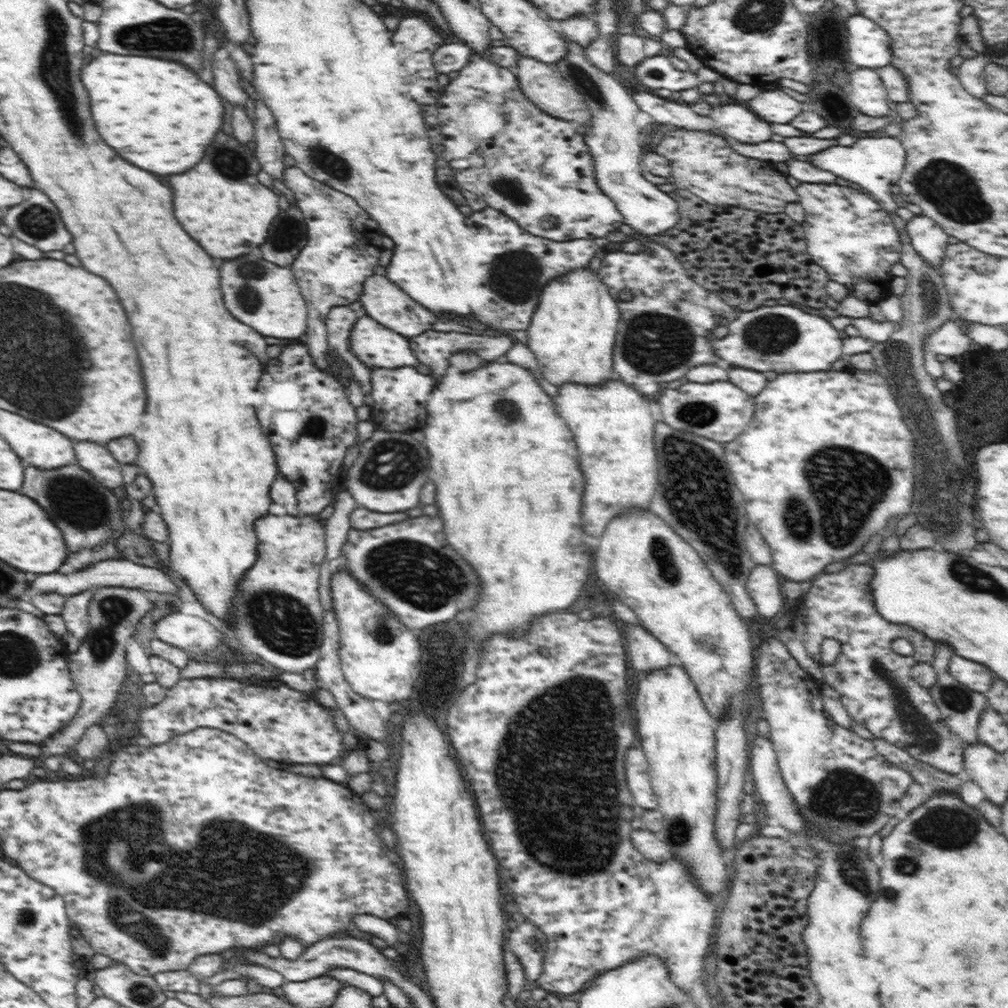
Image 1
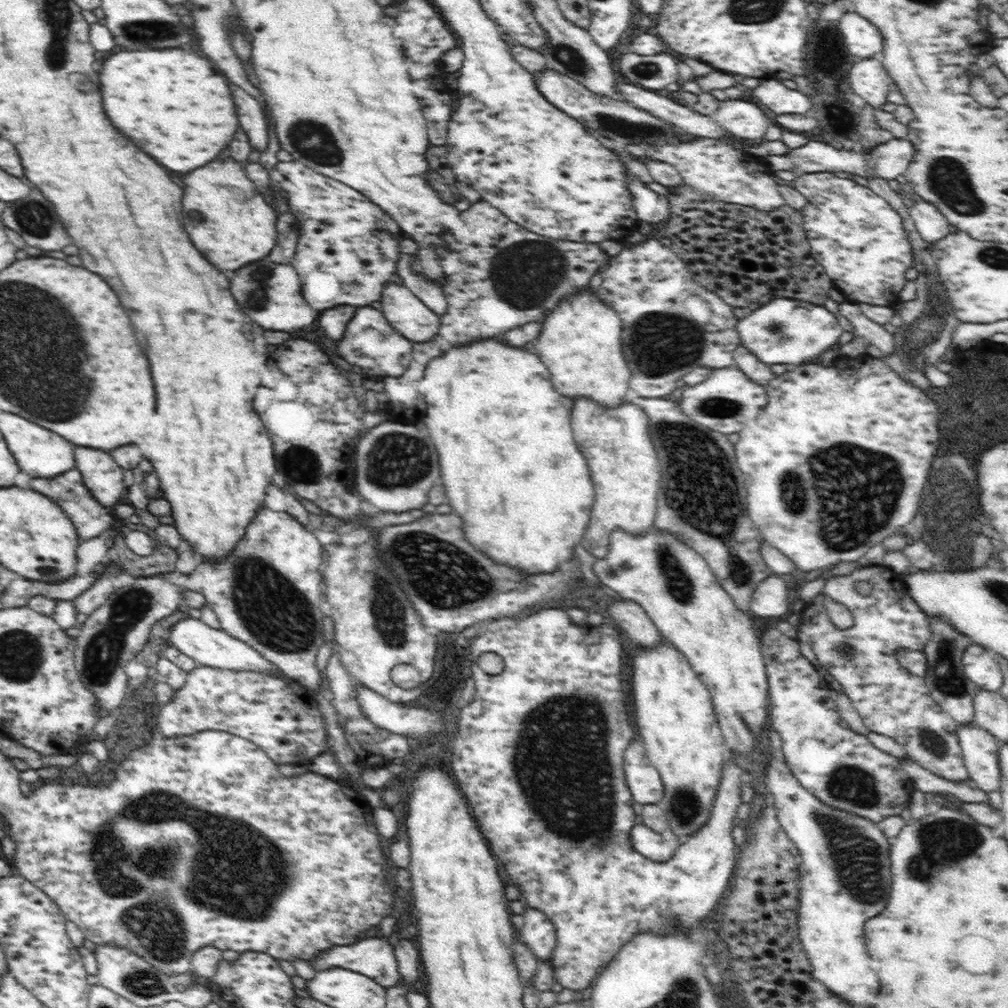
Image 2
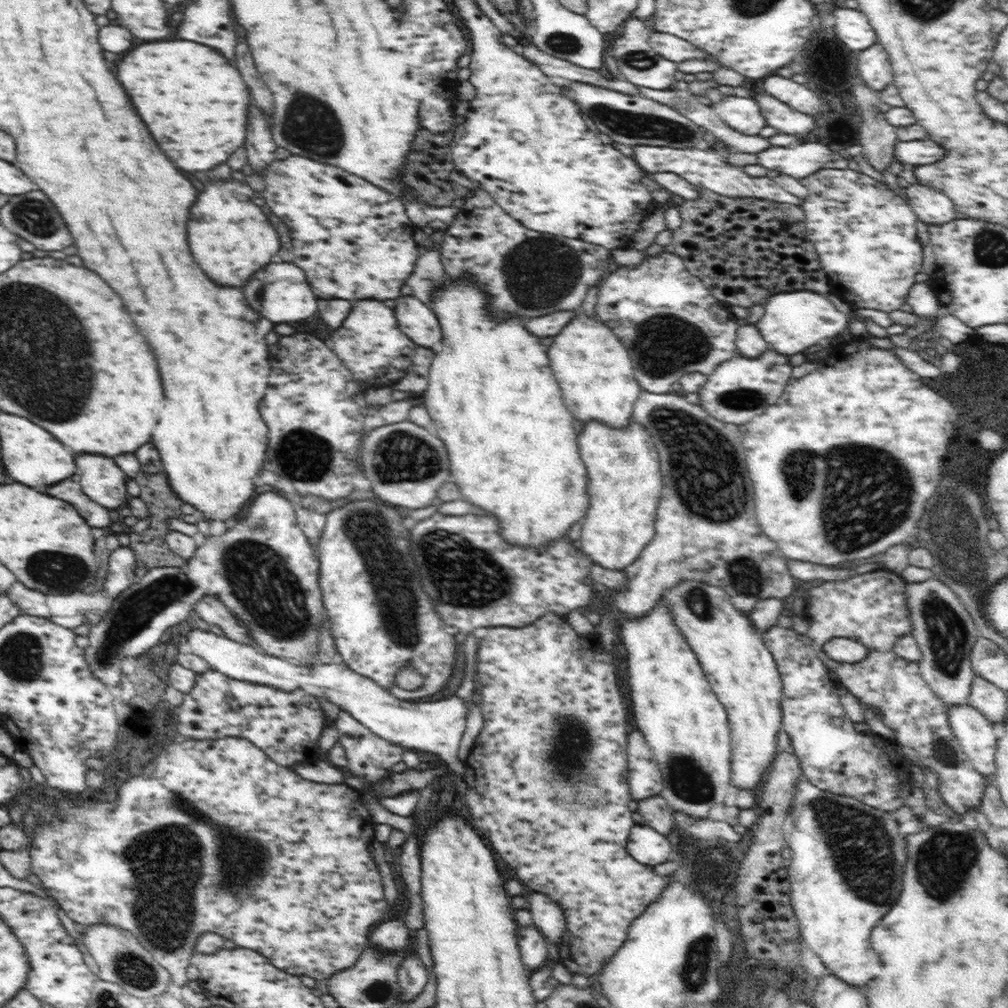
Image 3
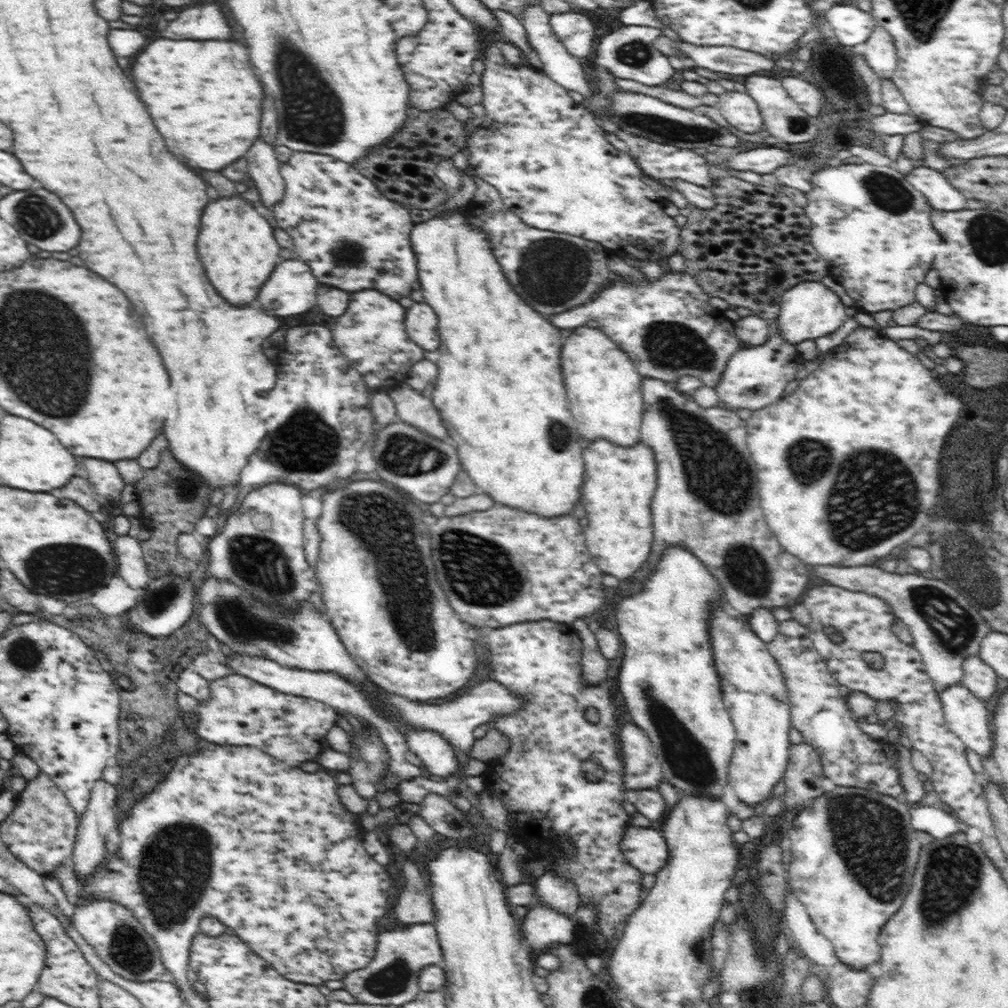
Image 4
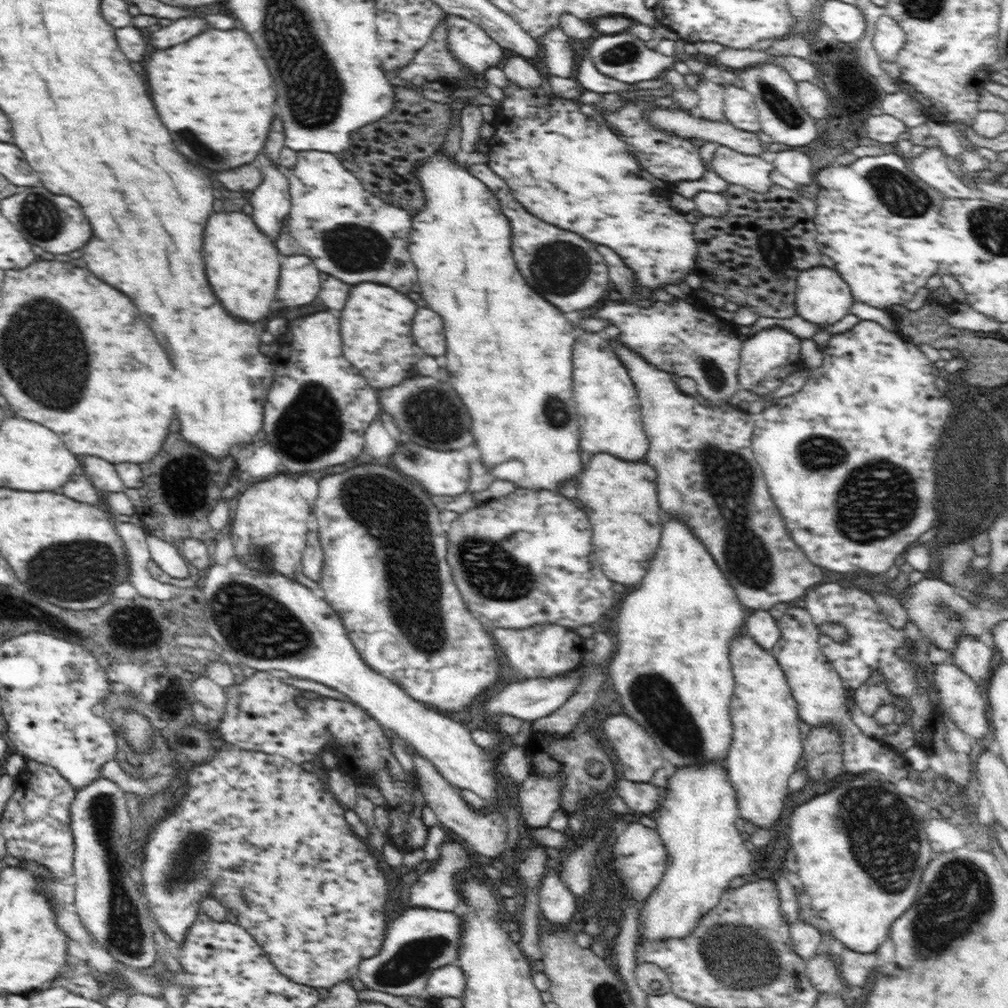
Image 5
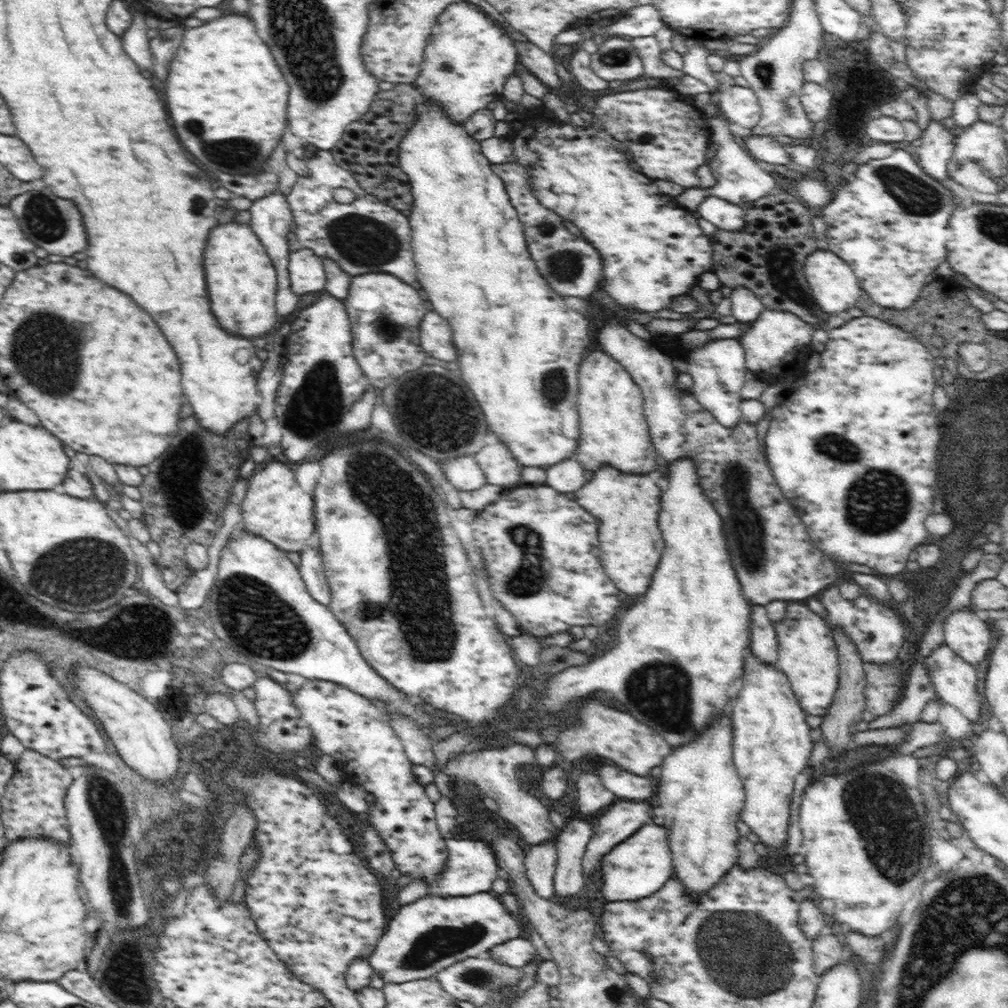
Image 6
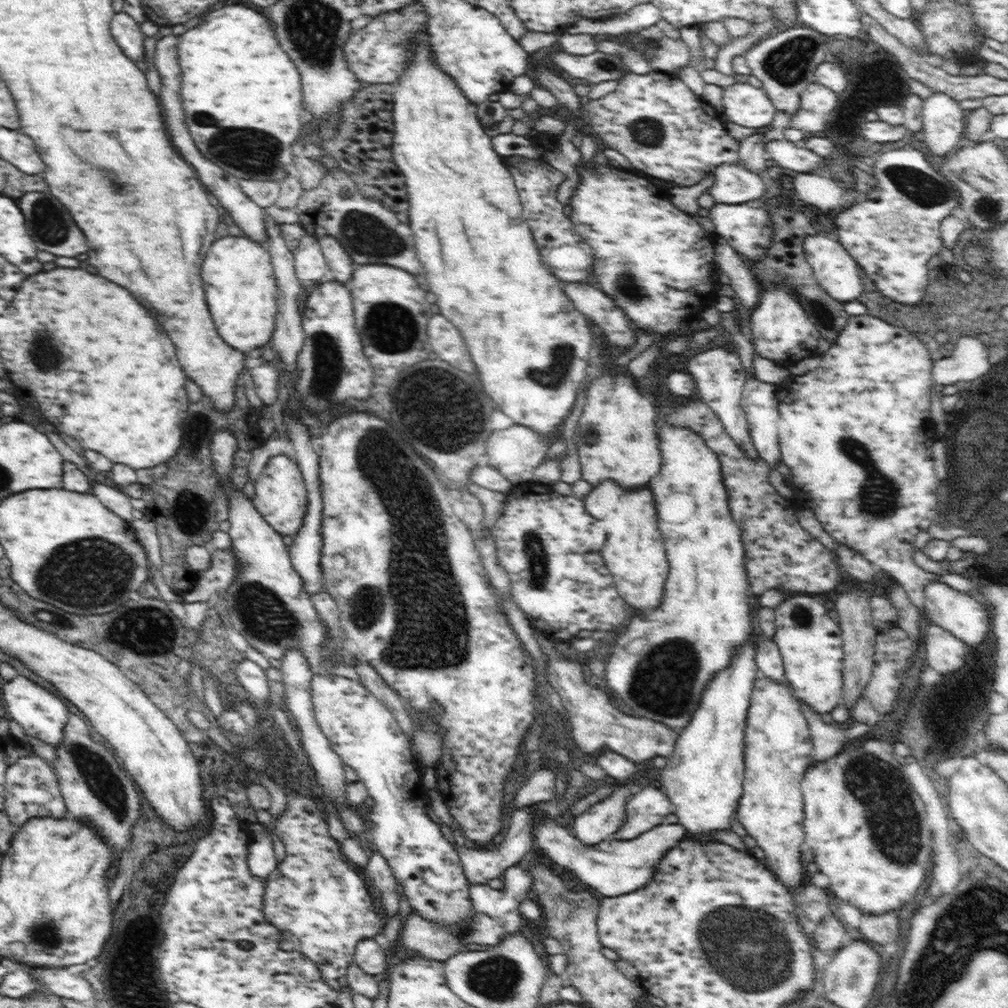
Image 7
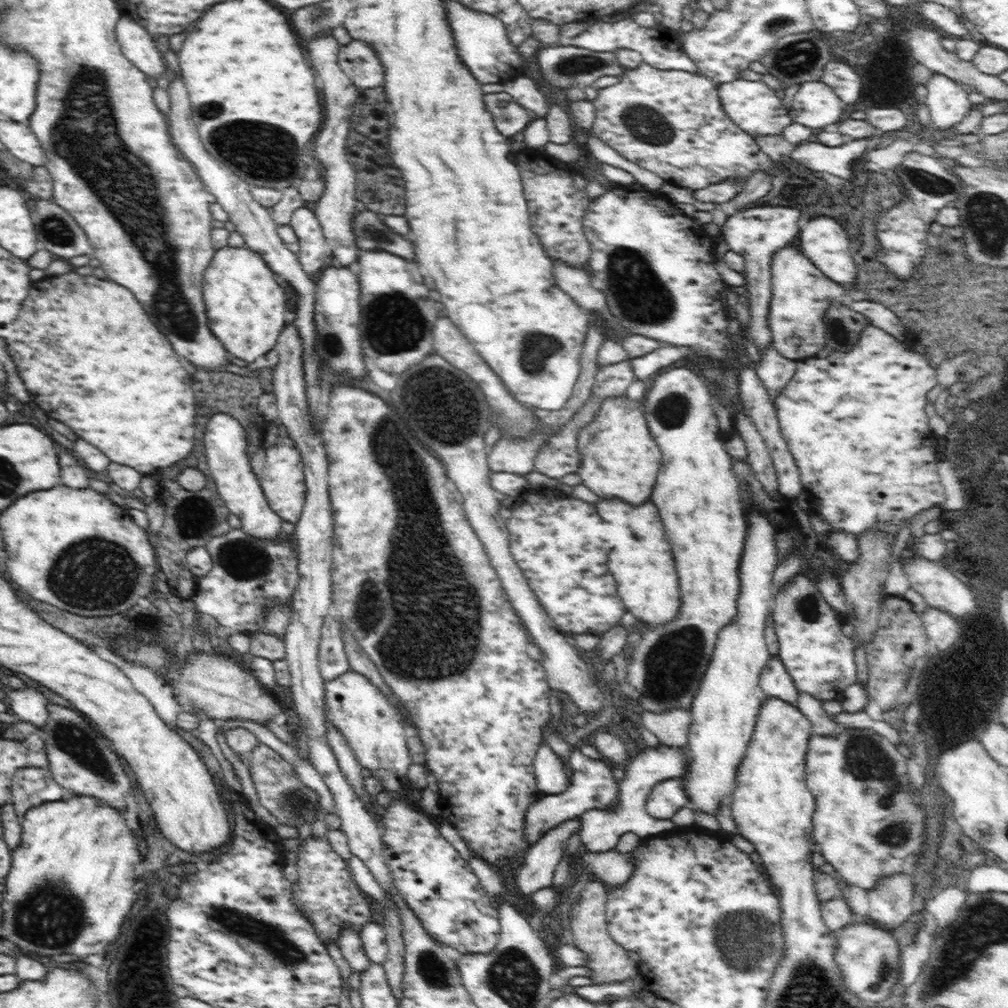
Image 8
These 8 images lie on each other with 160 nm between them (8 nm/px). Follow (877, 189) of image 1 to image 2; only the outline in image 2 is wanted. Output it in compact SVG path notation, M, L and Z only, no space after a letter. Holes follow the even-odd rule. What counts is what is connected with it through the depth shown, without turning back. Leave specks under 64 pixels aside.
M812 139L804 144L803 147L790 149L788 154L770 155L762 160L767 163L770 171L788 170L788 172L794 172L797 176L819 172L849 172L863 176L866 179L880 177L880 179L889 181L894 179L902 180L907 166L912 162L912 158L914 158L914 152L916 152L914 145L906 139L893 139L878 144L878 146L870 148L870 150L862 150L859 152L854 151L854 149L836 149L828 145L828 143L818 142L818 140Z

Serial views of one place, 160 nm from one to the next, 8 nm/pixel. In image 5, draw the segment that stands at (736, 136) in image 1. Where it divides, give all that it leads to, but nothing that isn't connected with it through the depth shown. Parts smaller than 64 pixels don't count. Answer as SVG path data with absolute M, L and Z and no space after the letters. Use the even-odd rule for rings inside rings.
M725 86L724 118L738 130L756 133L761 130L755 99L744 88Z

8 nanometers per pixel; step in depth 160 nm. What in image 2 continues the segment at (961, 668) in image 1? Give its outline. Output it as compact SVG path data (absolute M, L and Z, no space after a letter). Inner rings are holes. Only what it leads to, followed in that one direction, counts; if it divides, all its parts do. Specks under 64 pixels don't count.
M972 644L962 654L964 674L980 689L998 691L1004 683L1002 669L990 650L982 648L982 645Z

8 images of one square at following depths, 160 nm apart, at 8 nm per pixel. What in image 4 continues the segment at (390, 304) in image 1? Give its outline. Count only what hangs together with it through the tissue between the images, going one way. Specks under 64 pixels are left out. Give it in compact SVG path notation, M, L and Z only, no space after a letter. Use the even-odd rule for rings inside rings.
M412 304L406 310L406 332L412 342L416 342L421 349L428 350L432 356L432 350L440 346L438 332L436 332L436 314L428 304Z

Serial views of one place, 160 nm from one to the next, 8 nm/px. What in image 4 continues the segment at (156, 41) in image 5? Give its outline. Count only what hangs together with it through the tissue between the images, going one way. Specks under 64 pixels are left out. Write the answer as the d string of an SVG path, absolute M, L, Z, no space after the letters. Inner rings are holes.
M216 1L212 4L200 4L194 8L179 9L176 20L172 20L162 32L162 38L170 40L182 40L182 38L194 38L194 40L212 40L212 38L232 38L232 30L228 22L224 20L224 14L220 12L220 6Z

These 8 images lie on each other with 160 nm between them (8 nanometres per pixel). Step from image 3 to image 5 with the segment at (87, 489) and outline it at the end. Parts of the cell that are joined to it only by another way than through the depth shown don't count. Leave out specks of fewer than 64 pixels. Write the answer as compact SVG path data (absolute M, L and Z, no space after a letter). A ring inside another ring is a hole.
M84 456L80 458L82 466L84 466L84 474L92 480L92 484L100 490L106 492L123 492L126 490L125 484L118 476L115 464L104 462L102 458L96 456Z

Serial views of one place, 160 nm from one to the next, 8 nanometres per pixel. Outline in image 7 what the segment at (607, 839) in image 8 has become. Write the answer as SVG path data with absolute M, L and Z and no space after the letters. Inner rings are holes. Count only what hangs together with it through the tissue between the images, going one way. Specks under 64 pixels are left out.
M616 785L614 788L616 790L613 790L609 797L595 803L579 816L572 818L570 831L580 842L590 846L598 844L611 838L614 832L618 832L620 828L624 827L624 824L627 822L626 817L624 817L626 802L634 794L634 790L632 790L632 785L627 787L626 785Z

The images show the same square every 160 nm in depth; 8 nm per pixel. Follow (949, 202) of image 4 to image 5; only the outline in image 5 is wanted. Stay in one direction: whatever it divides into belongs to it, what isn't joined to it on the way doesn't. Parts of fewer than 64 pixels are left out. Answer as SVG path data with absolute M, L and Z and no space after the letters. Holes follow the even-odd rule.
M940 147L927 148L908 159L912 173L933 189L944 193L946 199L972 199L970 189L962 183L951 159Z

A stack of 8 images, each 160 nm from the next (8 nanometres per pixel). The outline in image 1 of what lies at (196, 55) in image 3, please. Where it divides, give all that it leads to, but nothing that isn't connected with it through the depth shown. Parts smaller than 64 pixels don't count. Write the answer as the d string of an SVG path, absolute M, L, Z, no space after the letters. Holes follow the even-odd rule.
M102 54L82 70L100 136L128 162L154 174L182 174L206 154L224 120L218 92L180 62Z

